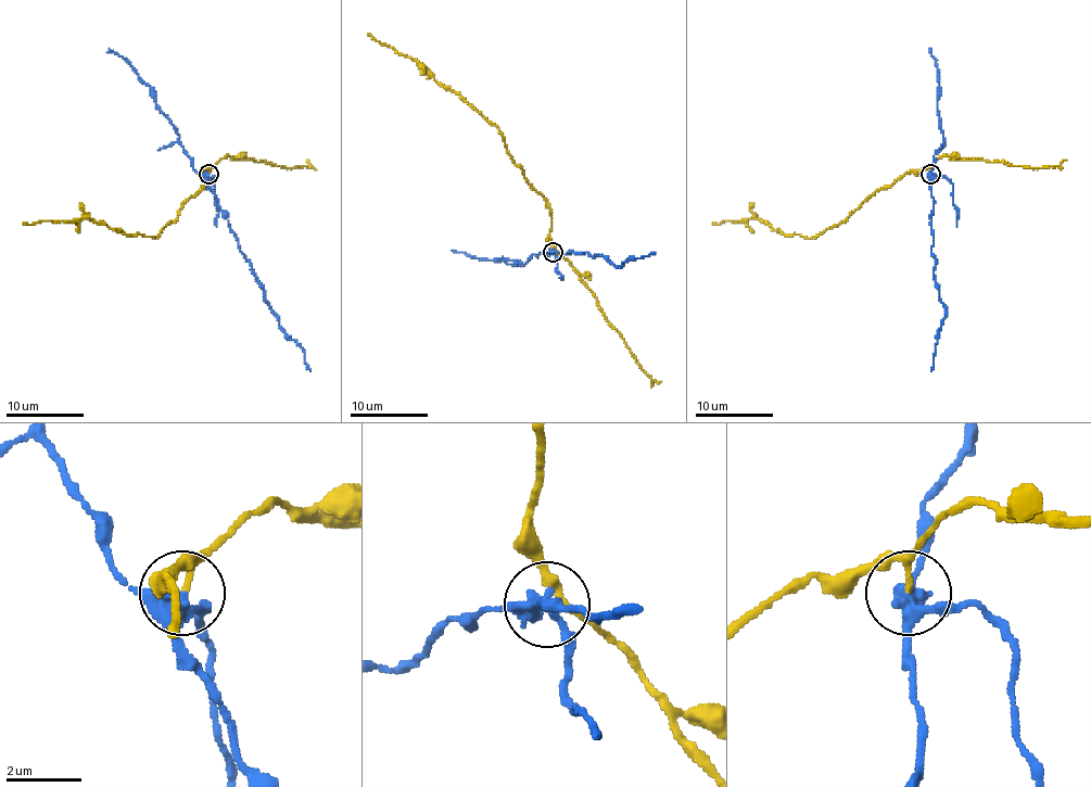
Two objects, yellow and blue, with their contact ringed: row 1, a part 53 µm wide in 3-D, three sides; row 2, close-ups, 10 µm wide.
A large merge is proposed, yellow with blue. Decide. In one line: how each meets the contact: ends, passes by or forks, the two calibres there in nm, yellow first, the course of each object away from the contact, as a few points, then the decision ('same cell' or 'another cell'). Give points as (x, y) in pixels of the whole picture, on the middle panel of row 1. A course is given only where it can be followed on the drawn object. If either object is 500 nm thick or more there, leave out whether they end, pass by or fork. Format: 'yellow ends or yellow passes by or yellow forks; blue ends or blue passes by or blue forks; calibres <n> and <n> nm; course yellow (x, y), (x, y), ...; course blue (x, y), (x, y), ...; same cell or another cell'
yellow passes by; blue forks; calibres 110 and 320 nm; course yellow (554, 252), (547, 201), (528, 181), (498, 129), (415, 61), (376, 41), (367, 33); course blue (554, 252), (596, 254), (616, 266), (655, 252); another cell

